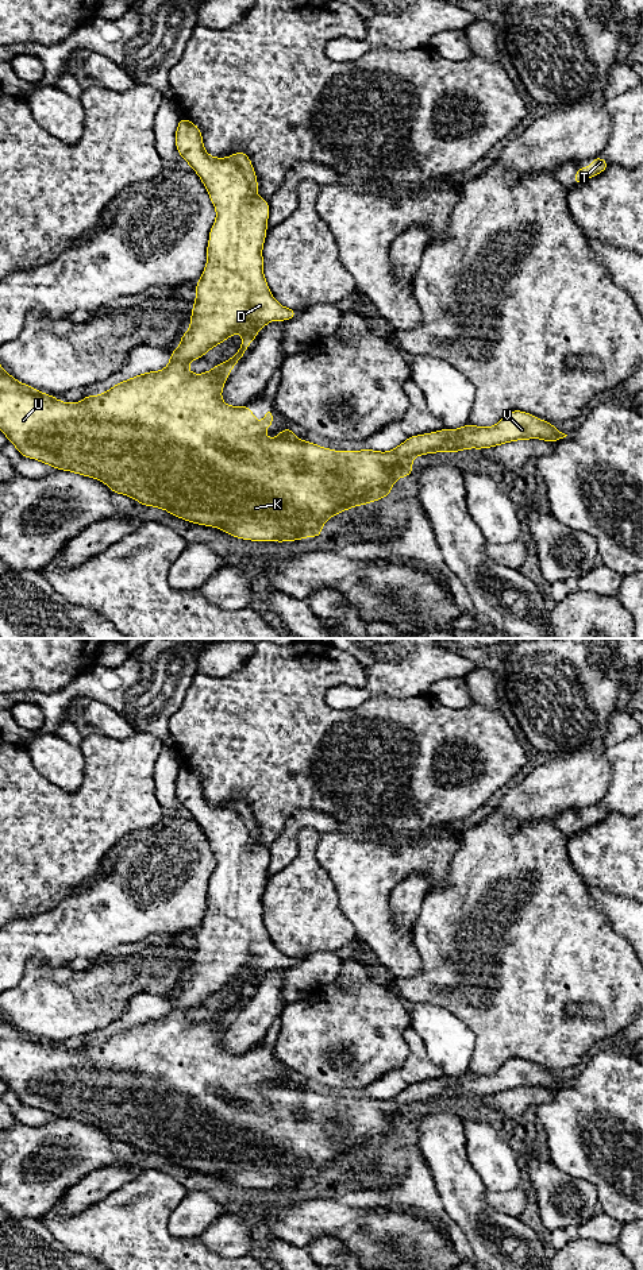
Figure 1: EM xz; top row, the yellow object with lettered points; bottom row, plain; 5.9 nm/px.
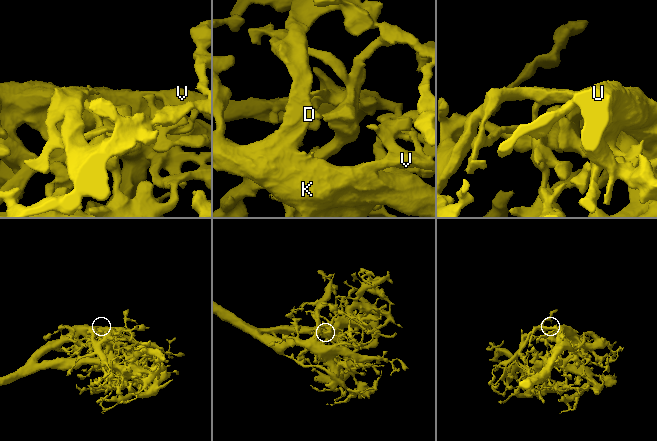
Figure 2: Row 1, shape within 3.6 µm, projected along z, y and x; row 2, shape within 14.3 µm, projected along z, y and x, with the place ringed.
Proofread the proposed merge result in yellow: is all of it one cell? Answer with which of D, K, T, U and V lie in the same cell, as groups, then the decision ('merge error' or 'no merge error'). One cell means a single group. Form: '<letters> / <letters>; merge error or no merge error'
D K T U V; no merge error

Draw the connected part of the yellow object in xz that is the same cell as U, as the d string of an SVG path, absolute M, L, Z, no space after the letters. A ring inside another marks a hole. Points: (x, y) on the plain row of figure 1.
M184 764L174 788L180 804L197 821L216 857L207 912L196 931L189 978L181 984L180 995L169 1000L170 1010L163 1018L122 1028L103 1042L85 1043L81 1050L68 1051L43 1042L16 1028L0 1014L0 1078L23 1105L95 1126L115 1142L193 1171L222 1177L232 1185L284 1190L320 1185L330 1165L388 1146L398 1126L412 1123L415 1104L482 1097L530 1086L555 1090L567 1084L548 1069L512 1058L493 1074L467 1070L458 1077L409 1084L388 1100L334 1099L293 1084L292 1074L274 1086L265 1086L273 1077L274 1058L266 1055L265 1068L255 1069L247 1053L226 1053L222 1038L259 977L274 968L289 969L297 964L294 957L276 949L263 923L269 849L257 844L258 829L246 800L227 806L208 803L201 777ZM238 980L243 988L227 1010L203 1022L188 1018L192 1008Z

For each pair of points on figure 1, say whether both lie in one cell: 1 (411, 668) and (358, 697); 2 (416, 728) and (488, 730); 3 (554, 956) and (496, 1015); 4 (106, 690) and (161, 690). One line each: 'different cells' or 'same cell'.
1: same cell
2: same cell
3: same cell
4: same cell

